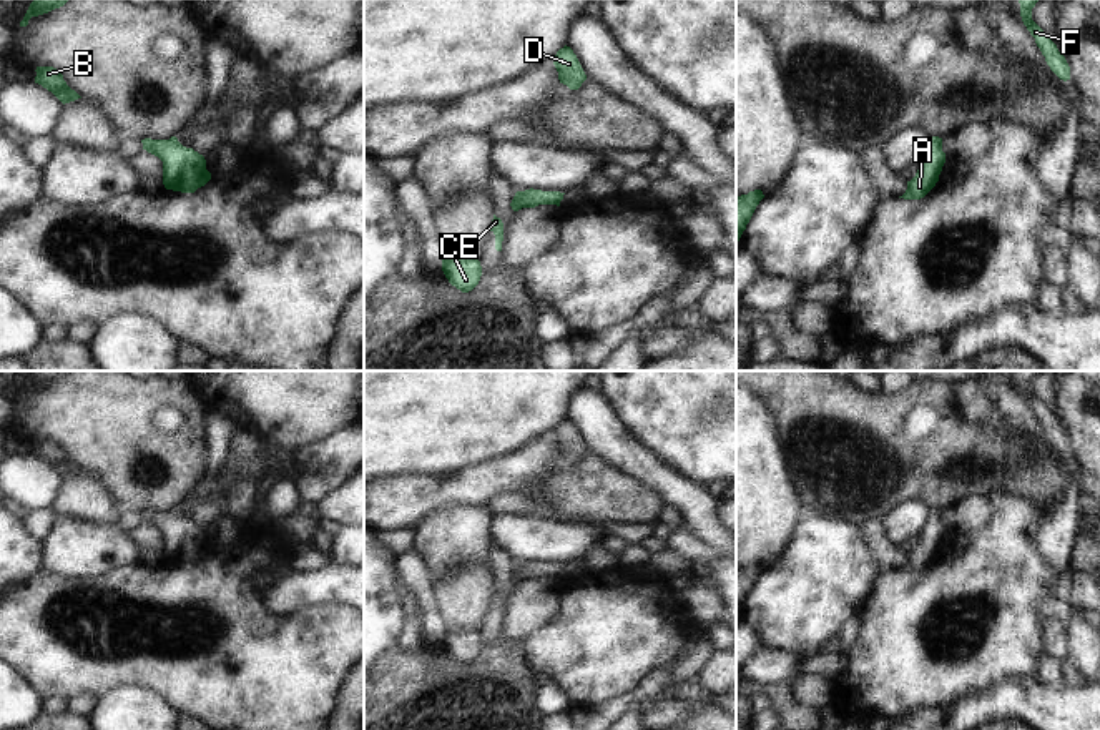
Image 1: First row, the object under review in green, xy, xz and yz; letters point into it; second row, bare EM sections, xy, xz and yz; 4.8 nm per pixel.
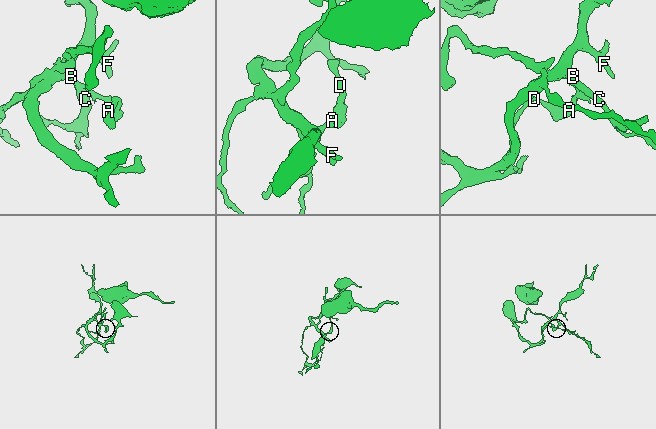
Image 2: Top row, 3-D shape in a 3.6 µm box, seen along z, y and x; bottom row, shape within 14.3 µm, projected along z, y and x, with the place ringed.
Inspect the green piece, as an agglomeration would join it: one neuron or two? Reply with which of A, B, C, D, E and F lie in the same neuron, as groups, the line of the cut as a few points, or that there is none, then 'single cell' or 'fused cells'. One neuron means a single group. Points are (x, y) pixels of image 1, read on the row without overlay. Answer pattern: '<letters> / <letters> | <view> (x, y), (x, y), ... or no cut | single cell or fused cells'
A B C D E F | no cut | single cell

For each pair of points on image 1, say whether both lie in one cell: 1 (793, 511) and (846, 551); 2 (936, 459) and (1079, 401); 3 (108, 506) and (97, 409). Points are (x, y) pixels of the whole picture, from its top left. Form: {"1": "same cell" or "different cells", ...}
{"1": "different cells", "2": "different cells", "3": "different cells"}

